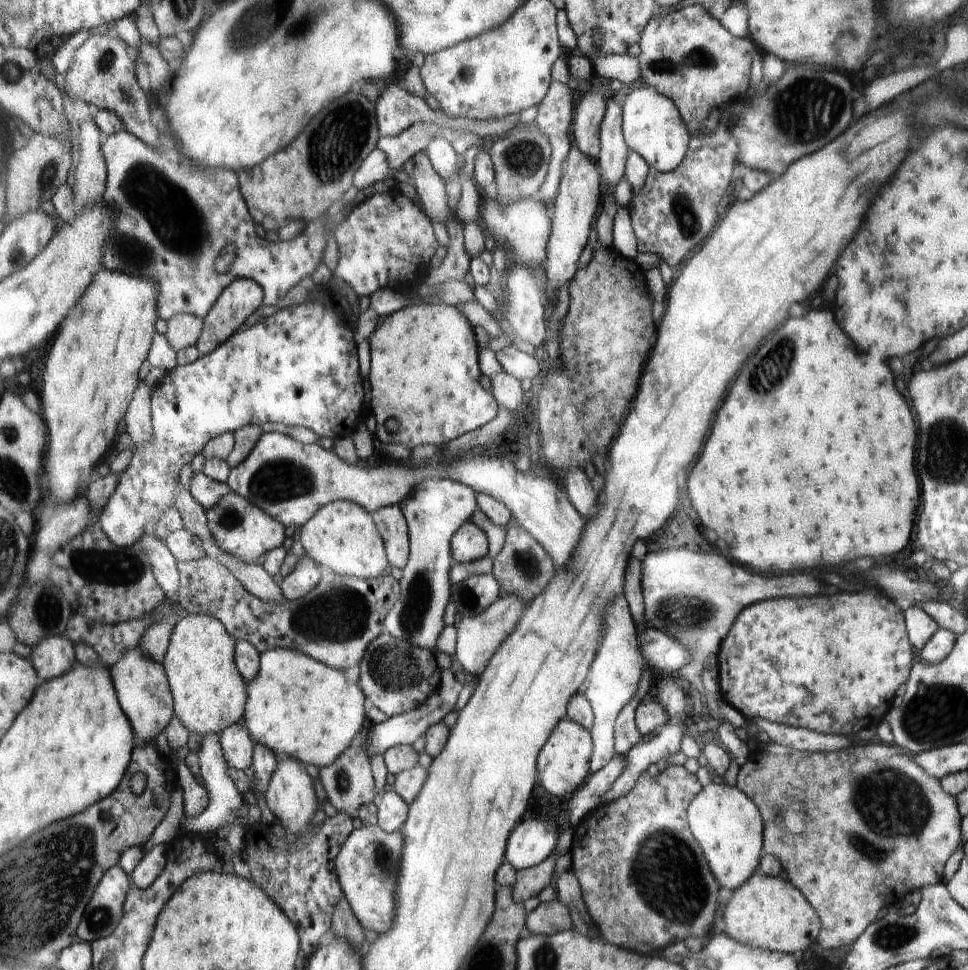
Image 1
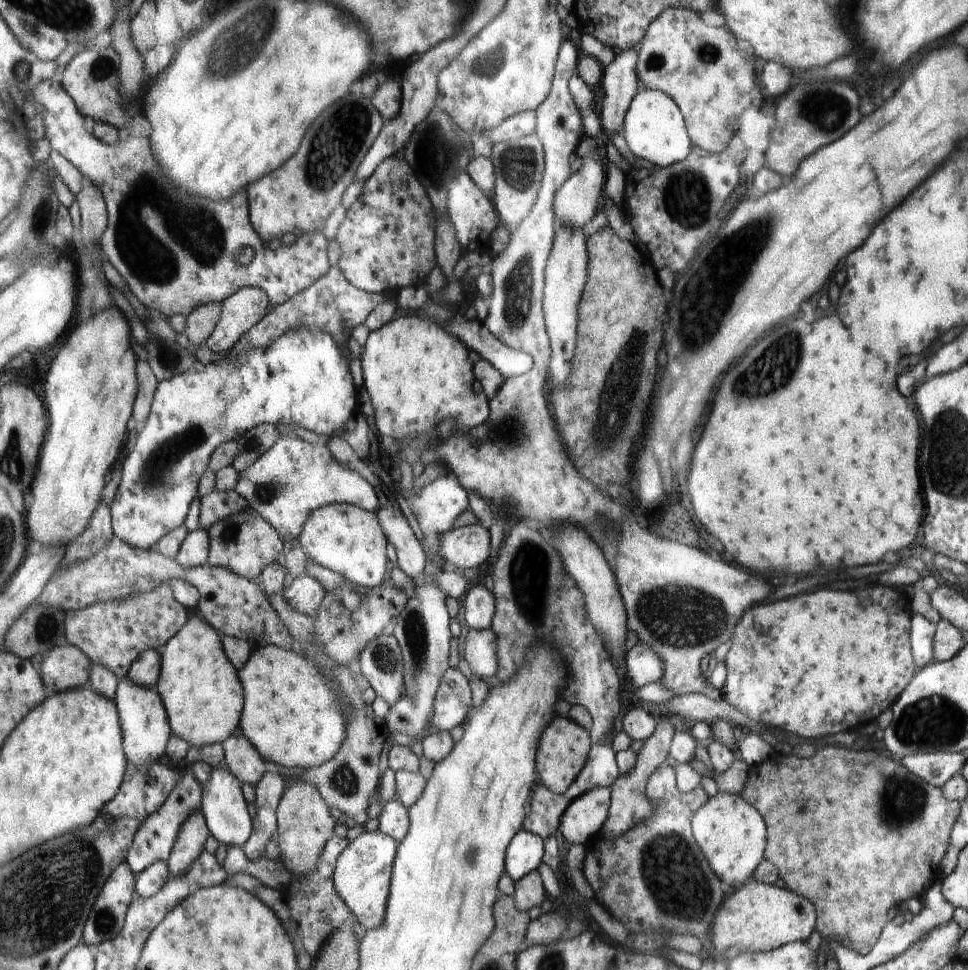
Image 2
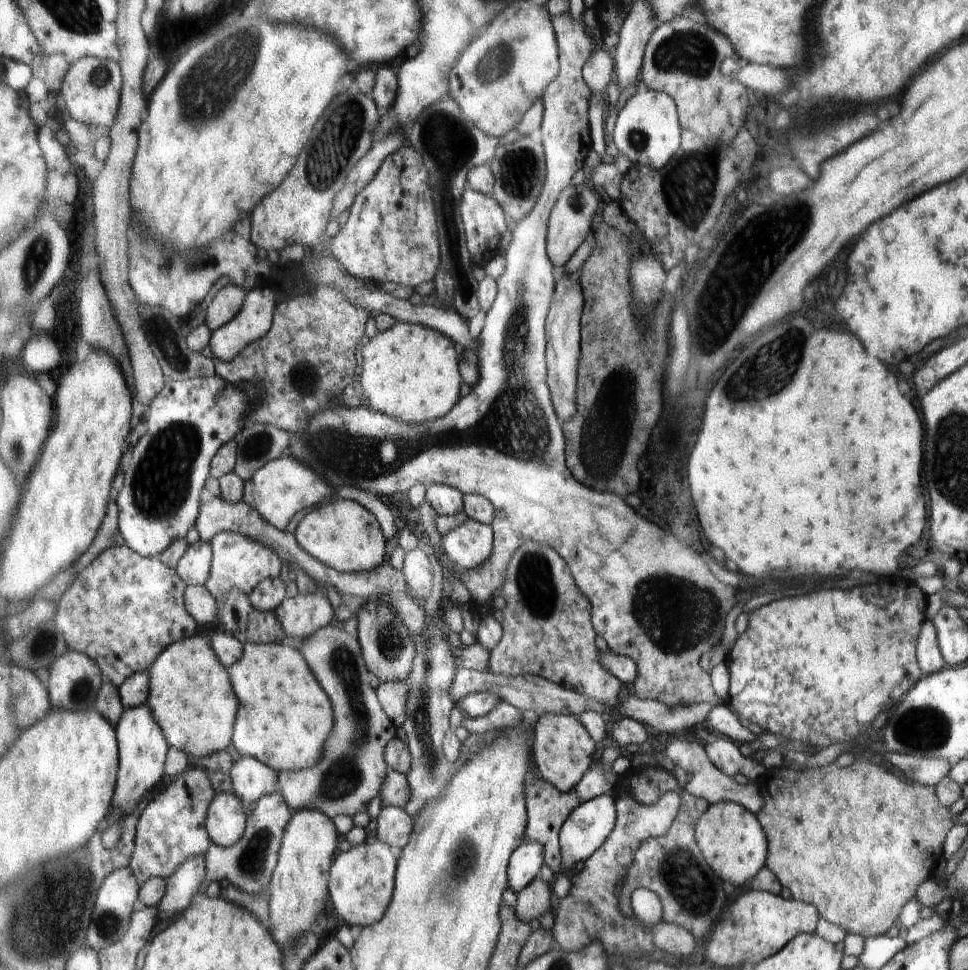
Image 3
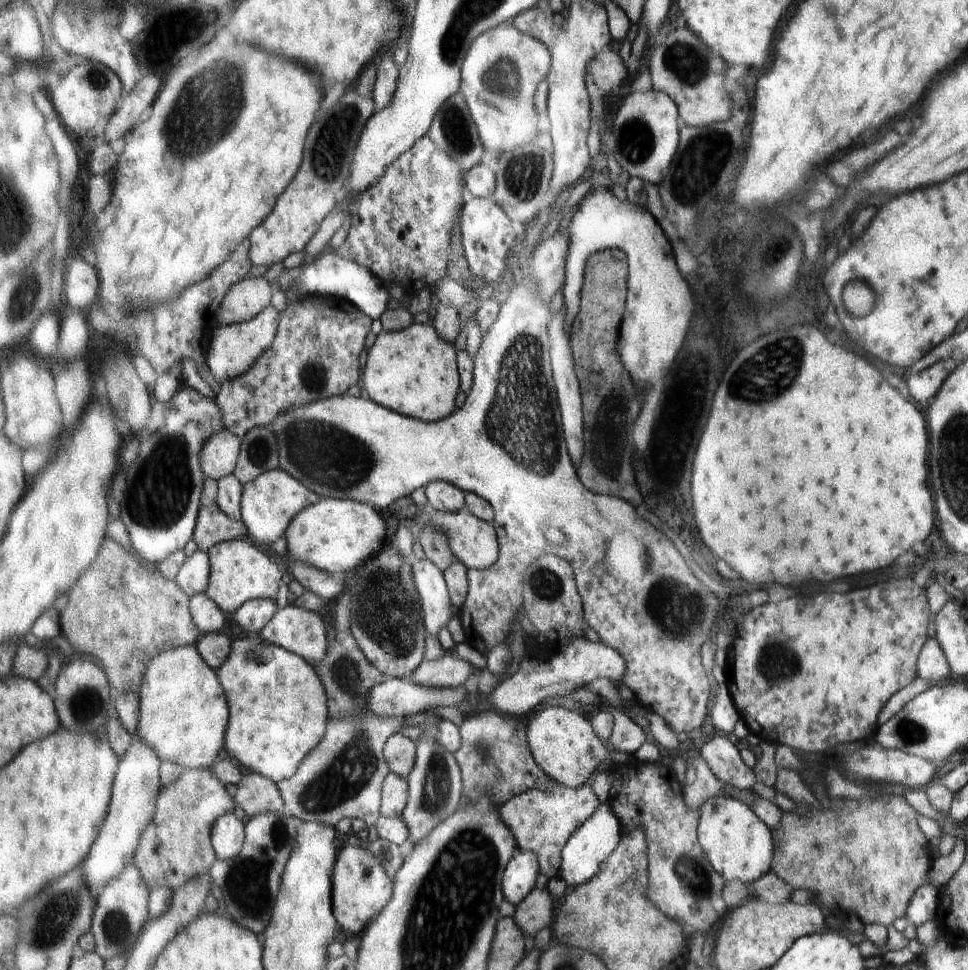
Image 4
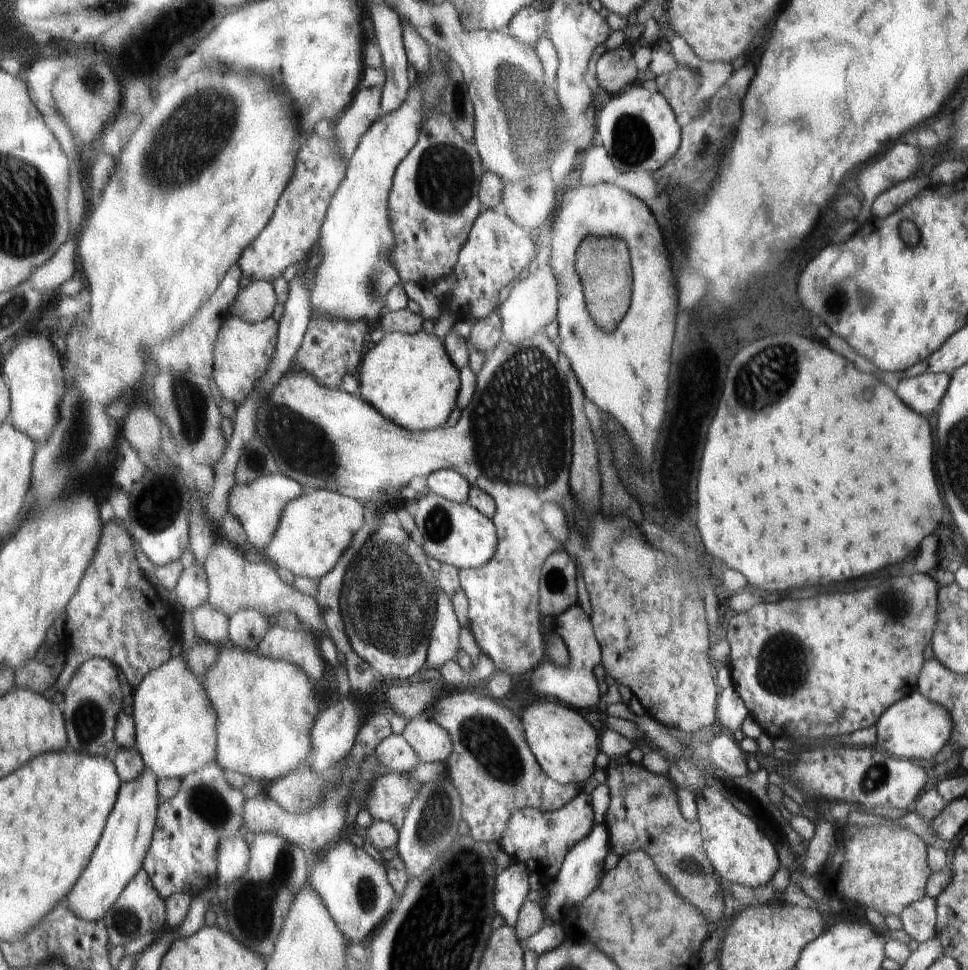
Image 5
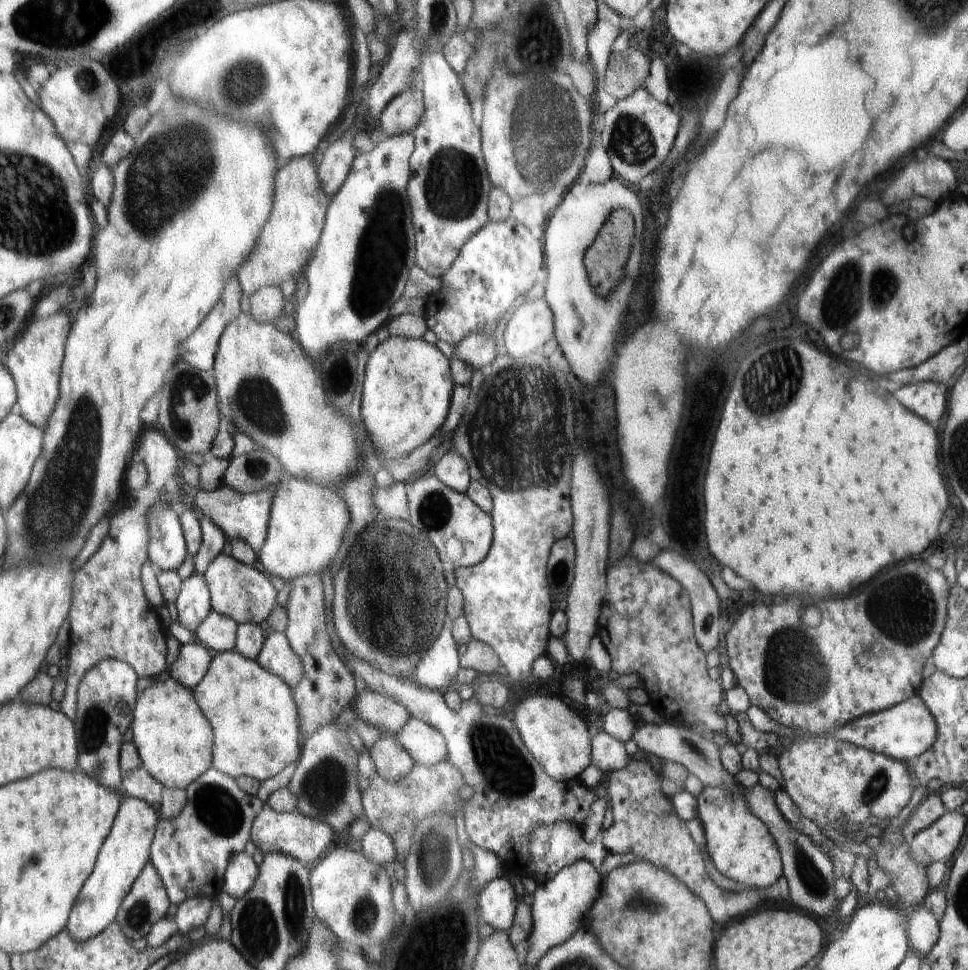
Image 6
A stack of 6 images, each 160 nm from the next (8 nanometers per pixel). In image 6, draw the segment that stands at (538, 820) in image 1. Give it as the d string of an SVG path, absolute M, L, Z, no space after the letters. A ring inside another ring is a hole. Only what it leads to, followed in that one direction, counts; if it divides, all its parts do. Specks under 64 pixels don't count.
M506 878L494 879L478 894L479 917L496 931L508 933L516 908L514 888Z

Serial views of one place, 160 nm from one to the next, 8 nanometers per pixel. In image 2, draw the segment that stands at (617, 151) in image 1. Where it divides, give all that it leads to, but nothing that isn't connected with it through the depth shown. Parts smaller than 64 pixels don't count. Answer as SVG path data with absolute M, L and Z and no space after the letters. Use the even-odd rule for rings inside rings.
M632 48L621 51L603 70L601 82L604 103L599 117L611 141L623 127L634 95L641 89L637 76L638 50Z

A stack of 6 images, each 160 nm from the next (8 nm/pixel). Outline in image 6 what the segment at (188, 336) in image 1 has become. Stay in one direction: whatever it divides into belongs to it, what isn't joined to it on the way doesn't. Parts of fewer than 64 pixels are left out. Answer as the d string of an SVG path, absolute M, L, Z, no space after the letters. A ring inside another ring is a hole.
M279 287L259 288L250 297L251 314L262 323L274 323L283 314L284 295Z

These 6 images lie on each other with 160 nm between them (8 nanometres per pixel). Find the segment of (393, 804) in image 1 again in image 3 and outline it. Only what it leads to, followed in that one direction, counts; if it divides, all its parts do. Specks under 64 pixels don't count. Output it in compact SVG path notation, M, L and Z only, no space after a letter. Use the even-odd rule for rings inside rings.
M398 806L382 807L376 820L378 840L384 840L397 853L408 844L413 818Z

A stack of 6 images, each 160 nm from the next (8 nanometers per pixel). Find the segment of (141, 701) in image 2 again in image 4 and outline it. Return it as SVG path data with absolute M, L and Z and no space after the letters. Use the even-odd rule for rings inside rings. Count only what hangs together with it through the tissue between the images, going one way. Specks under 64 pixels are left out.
M132 736L132 738L131 747L121 758L120 765L117 767L116 778L113 782L112 805L106 813L104 824L102 824L102 828L100 828L96 842L92 844L92 850L90 850L86 862L83 864L86 876L85 882L89 885L89 888L92 889L93 896L96 897L96 900L113 878L121 875L121 872L124 871L126 867L133 864L137 848L140 846L141 836L144 834L145 828L152 823L154 815L156 814L156 798L158 798L161 779L158 778L158 770L161 770L160 758L156 754L156 750L145 741L142 741L141 738L136 739L135 736Z

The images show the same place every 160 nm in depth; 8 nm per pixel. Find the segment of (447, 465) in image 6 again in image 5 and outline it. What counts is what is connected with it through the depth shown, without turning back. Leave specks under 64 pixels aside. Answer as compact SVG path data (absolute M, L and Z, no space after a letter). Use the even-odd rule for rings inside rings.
M443 468L427 476L427 491L442 495L451 501L466 501L471 484L453 468Z

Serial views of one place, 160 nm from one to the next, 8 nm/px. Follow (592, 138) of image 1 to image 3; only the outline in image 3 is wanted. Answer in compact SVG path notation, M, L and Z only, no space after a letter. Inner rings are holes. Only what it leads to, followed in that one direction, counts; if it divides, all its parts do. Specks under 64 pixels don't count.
M588 182L576 186L570 184L570 187L558 196L557 204L554 204L553 211L549 215L548 229L548 252L550 261L553 262L553 276L556 280L562 276L564 267L585 241L586 236L593 232L599 206L600 198Z

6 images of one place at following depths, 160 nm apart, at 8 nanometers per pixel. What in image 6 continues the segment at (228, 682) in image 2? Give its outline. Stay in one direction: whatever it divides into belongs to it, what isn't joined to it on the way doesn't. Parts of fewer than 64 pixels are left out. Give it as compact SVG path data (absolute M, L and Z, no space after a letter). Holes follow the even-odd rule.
M168 676L160 678L142 692L134 708L133 743L137 748L143 767L164 787L185 790L212 766L212 731L213 727L201 711L194 692Z

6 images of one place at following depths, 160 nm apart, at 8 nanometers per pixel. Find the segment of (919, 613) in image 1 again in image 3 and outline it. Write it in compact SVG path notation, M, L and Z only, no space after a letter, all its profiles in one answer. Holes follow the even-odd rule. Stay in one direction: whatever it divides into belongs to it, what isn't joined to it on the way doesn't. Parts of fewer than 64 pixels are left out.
M925 618L916 640L915 654L918 656L922 676L939 672L946 668L940 654L934 624Z

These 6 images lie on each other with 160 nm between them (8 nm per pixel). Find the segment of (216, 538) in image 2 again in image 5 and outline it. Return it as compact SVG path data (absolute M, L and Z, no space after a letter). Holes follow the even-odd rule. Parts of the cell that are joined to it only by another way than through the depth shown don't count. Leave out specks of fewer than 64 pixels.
M224 541L218 542L212 548L209 558L204 564L205 572L208 574L210 606L218 609L218 612L225 613L231 617L235 612L242 609L256 609L264 616L277 615L280 612L292 611L302 626L319 640L322 636L329 636L329 630L322 616L319 604L313 596L302 594L298 589L286 586L276 570L270 566L270 562L250 562L246 560L238 548L226 546Z

